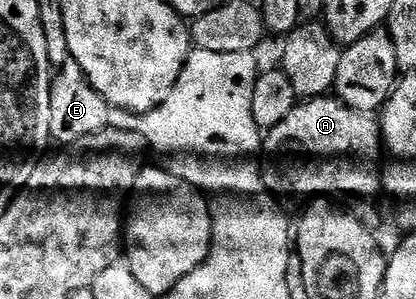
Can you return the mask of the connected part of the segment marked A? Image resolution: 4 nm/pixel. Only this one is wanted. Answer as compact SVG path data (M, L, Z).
M329 94L314 96L298 103L291 114L283 118L283 122L264 133L259 153L261 180L265 183L265 189L277 198L313 196L309 198L328 198L340 202L366 228L373 230L381 220L377 213L377 195L383 192L379 172L377 176L377 148L379 152L379 120L374 113L355 110Z

